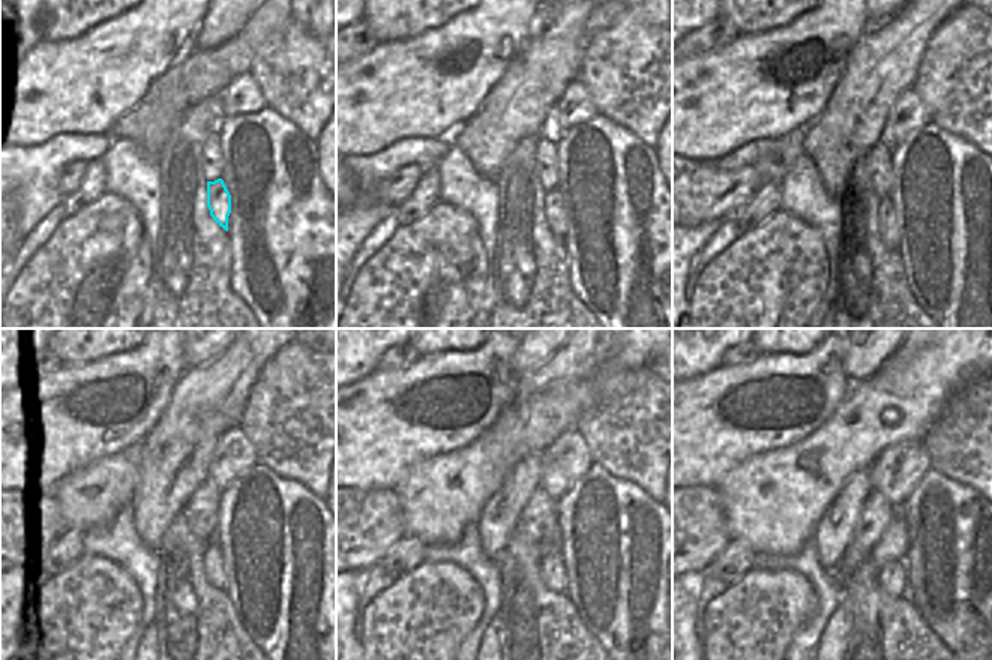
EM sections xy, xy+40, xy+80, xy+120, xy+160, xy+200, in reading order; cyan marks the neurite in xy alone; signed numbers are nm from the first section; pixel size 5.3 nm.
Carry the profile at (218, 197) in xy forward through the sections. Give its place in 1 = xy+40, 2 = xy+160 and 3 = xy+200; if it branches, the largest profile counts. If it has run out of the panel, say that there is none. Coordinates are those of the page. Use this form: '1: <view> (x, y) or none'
1: xy+40 (553, 203)
2: xy+160 (553, 572)
3: xy+200 (892, 578)

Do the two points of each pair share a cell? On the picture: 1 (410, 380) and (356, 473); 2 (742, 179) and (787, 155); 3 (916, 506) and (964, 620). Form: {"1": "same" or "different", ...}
{"1": "same", "2": "different", "3": "same"}

